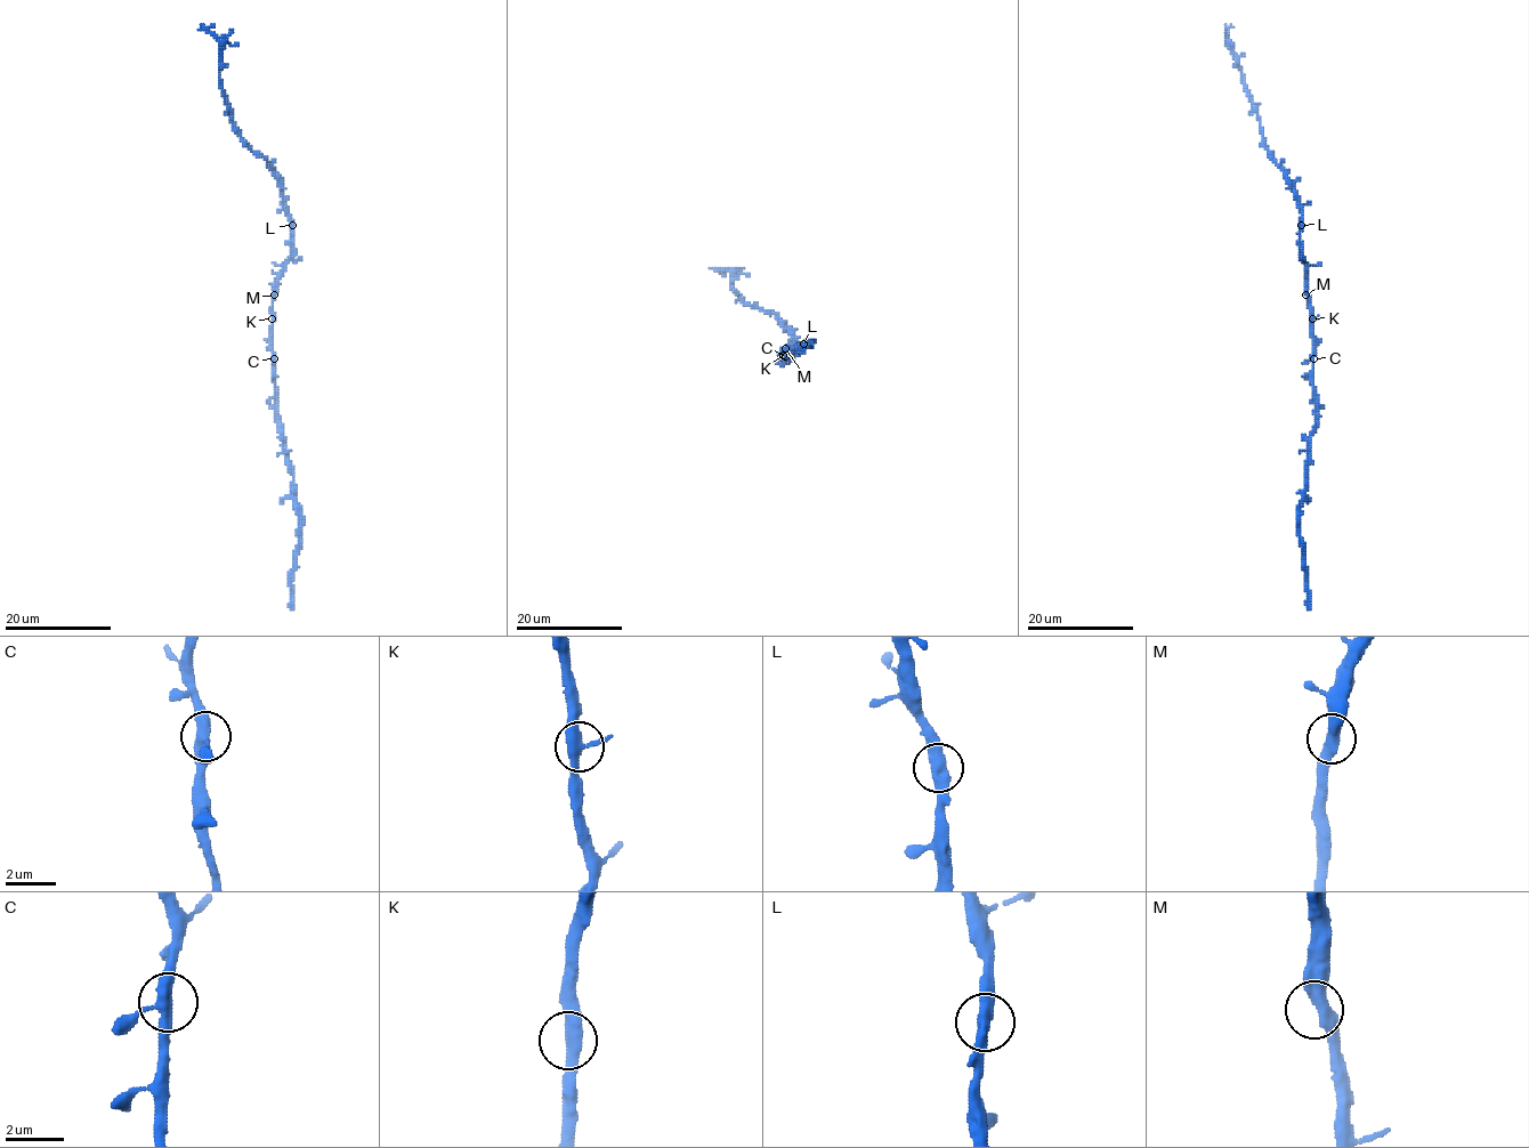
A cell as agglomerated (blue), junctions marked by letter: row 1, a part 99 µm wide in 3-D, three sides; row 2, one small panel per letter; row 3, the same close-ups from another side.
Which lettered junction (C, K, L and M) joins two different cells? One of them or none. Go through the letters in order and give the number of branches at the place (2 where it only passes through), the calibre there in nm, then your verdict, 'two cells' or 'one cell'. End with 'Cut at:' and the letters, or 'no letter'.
C: branches 3; calibre 360 nm; one cell
K: branches 2; calibre 440 nm; one cell
L: branches 2; calibre 440 nm; one cell
M: branches 2; calibre 460 nm; one cell
Cut at: no letter

